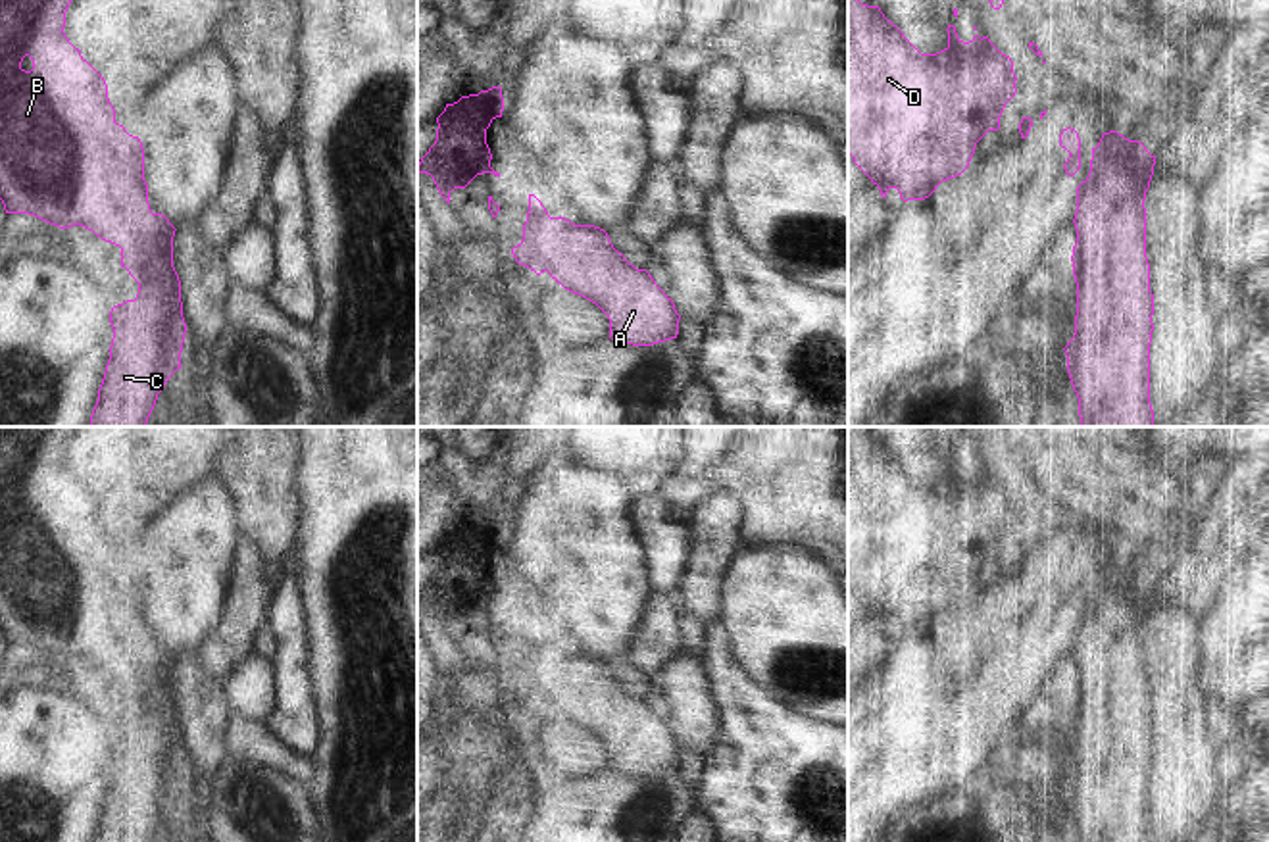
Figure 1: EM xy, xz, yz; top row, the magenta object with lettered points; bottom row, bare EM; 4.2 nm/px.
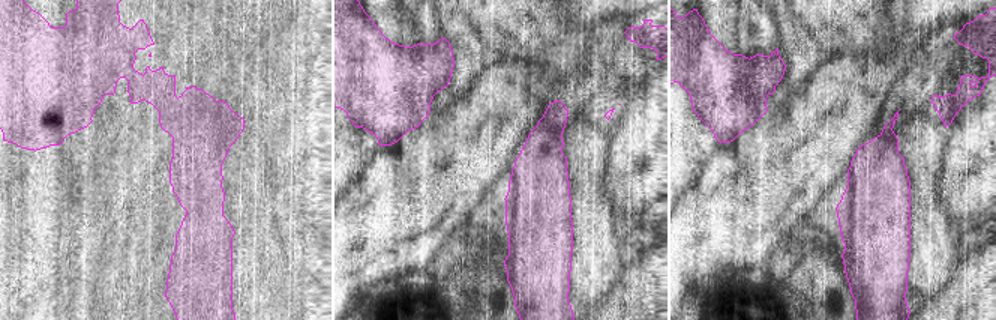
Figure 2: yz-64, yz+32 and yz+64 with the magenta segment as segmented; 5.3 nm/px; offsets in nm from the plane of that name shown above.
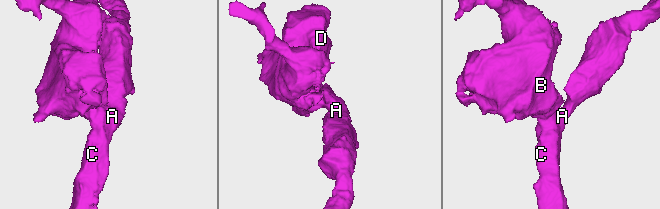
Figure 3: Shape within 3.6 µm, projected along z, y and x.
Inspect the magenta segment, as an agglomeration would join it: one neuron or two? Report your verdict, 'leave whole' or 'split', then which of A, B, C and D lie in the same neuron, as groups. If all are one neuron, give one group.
leave whole; A B C D

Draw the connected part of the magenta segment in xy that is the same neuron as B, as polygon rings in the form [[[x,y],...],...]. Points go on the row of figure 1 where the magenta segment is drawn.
[[[0,0],[0,200],[6,213],[29,213],[60,229],[79,225],[121,248],[121,267],[138,283],[138,294],[110,311],[113,338],[90,427],[146,427],[158,394],[181,369],[187,334],[181,281],[173,267],[177,229],[165,215],[150,210],[142,142],[115,121],[104,77],[63,33],[69,4],[71,0]]]

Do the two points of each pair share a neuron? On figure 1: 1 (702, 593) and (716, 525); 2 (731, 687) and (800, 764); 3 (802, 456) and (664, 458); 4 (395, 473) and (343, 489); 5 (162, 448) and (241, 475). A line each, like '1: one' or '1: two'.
1: one
2: one
3: two
4: one
5: two

